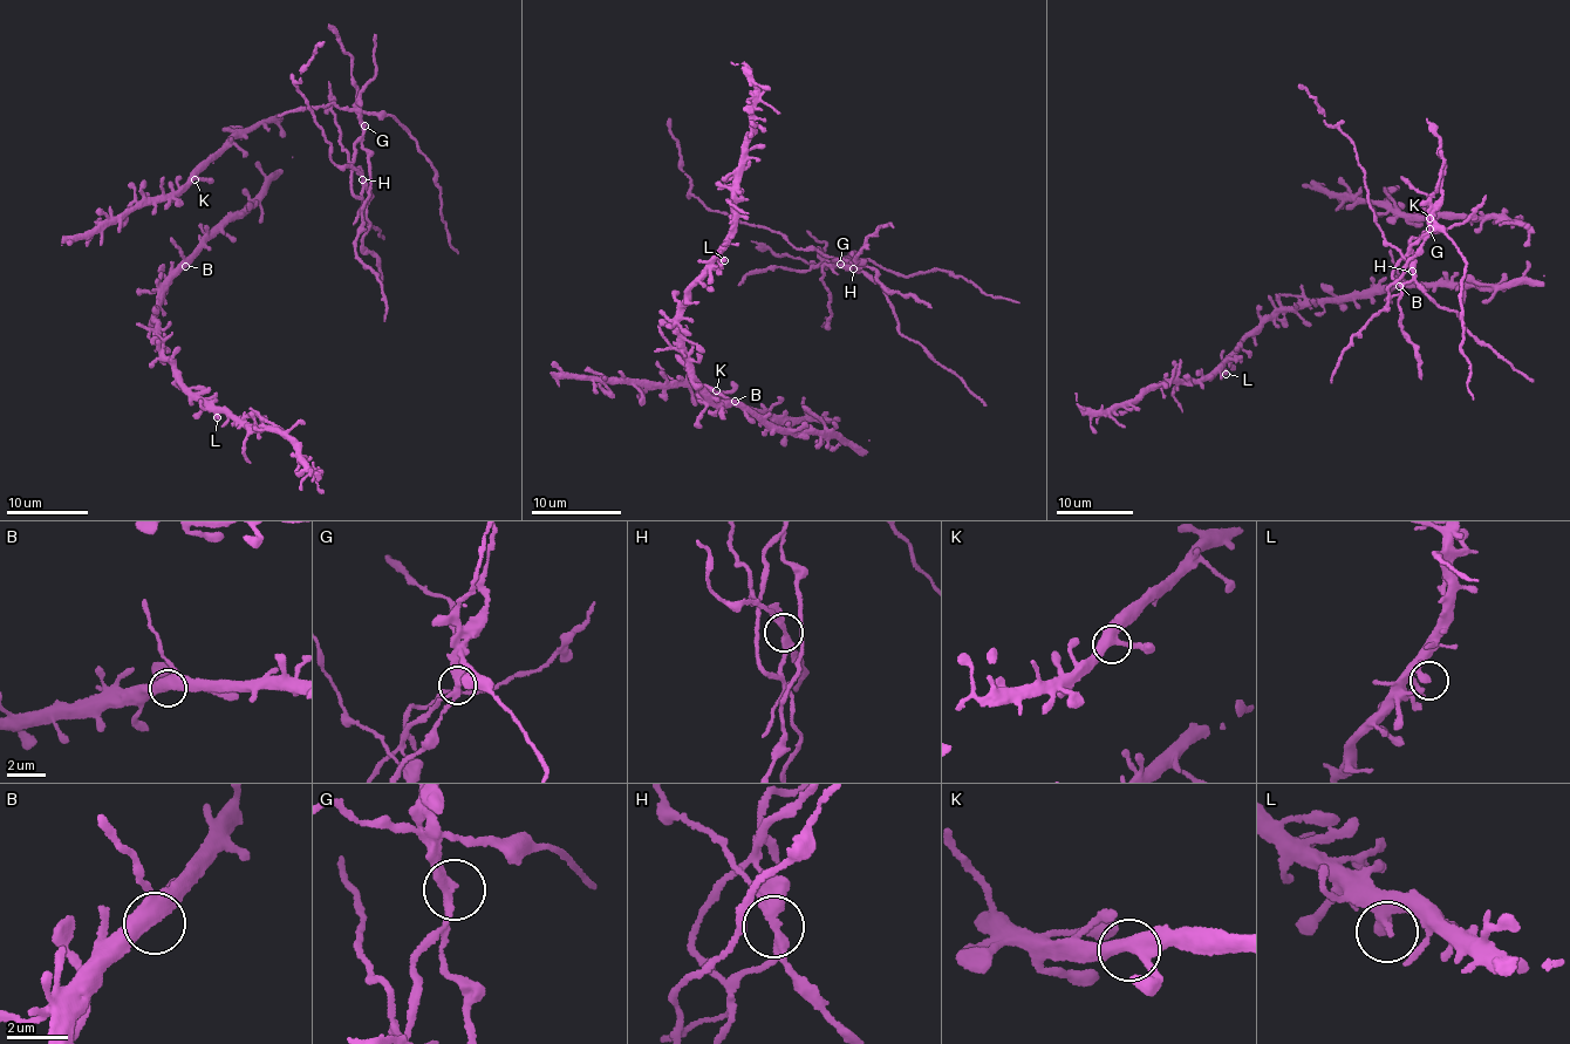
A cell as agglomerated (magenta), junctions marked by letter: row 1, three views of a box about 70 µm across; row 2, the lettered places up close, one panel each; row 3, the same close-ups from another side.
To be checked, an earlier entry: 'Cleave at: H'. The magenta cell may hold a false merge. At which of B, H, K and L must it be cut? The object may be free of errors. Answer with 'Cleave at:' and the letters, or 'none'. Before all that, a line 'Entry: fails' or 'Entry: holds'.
Entry: holds
Cleave at: H

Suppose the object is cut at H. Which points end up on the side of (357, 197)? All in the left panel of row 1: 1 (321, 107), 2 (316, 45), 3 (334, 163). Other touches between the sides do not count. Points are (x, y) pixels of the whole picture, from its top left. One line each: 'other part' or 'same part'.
1: same part
2: other part
3: other part

